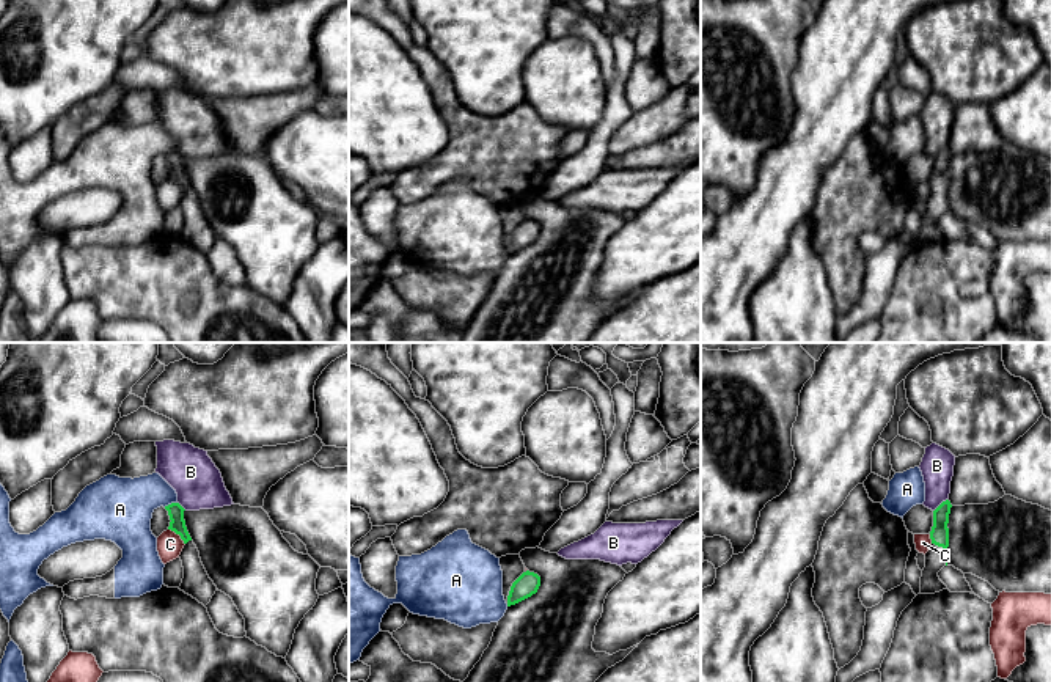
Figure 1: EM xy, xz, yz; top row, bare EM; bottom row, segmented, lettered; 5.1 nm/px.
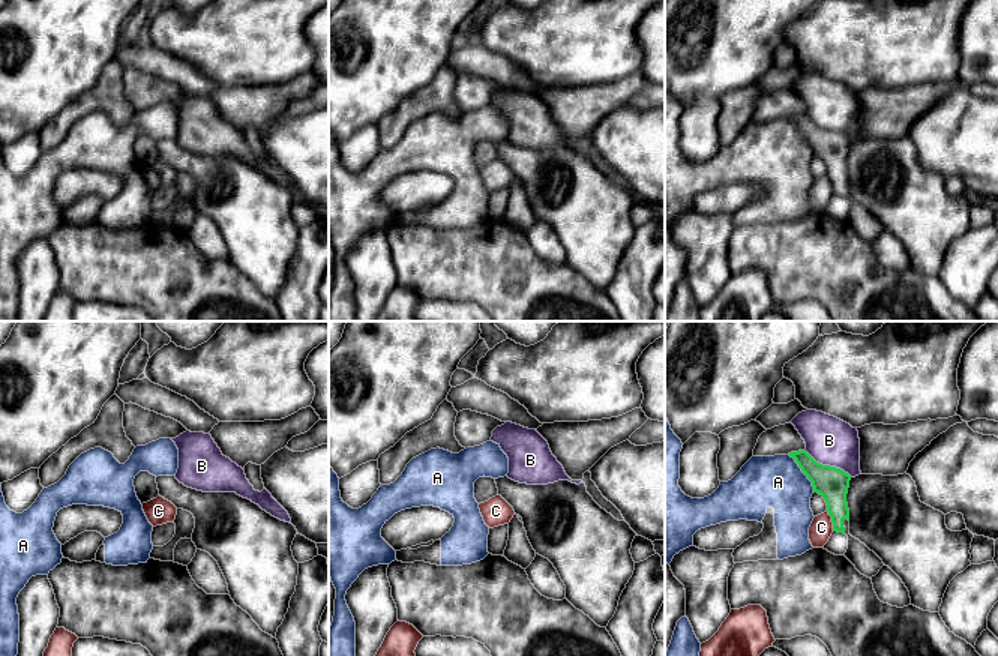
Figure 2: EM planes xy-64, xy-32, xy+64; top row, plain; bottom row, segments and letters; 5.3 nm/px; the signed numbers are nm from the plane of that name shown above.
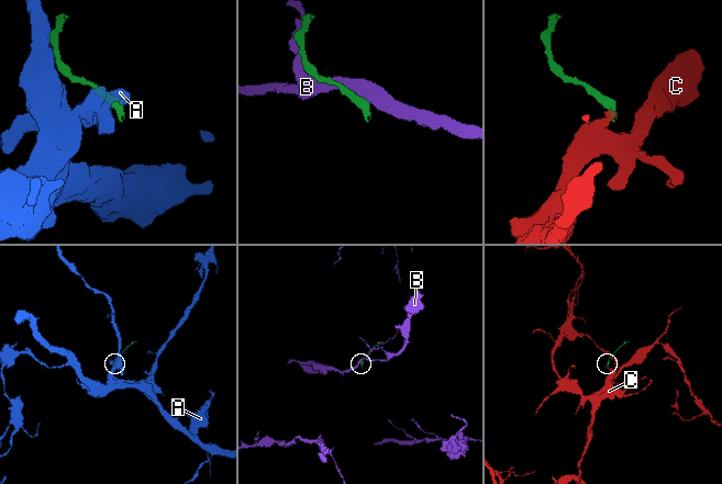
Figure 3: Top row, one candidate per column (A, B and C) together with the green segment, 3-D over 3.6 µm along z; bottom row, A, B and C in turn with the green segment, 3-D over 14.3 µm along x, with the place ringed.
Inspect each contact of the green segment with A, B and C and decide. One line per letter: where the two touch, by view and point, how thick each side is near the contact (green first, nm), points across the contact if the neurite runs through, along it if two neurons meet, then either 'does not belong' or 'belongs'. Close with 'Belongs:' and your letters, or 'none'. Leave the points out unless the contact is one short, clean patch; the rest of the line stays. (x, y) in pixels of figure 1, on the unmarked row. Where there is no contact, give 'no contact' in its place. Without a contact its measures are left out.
A: xy (172, 151) | 80/300 nm | along xy (176, 150), (164, 154) | does not belong
B: yz (940, 153) | 100/170 nm | does not belong
C: xy (178, 181) | 80/130 nm | along xy (168, 176), (184, 192) | does not belong
Belongs: none

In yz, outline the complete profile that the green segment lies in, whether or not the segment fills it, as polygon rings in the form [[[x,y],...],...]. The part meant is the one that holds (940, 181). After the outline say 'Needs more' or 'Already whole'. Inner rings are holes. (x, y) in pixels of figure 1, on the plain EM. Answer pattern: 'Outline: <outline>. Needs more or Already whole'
Outline: [[[943,149],[933,159],[933,174],[930,179],[932,193],[925,201],[925,215],[921,225],[921,242],[935,242],[947,234],[939,228],[938,220],[947,214],[947,195],[949,195],[949,162],[950,162],[950,149]]]. Needs more

